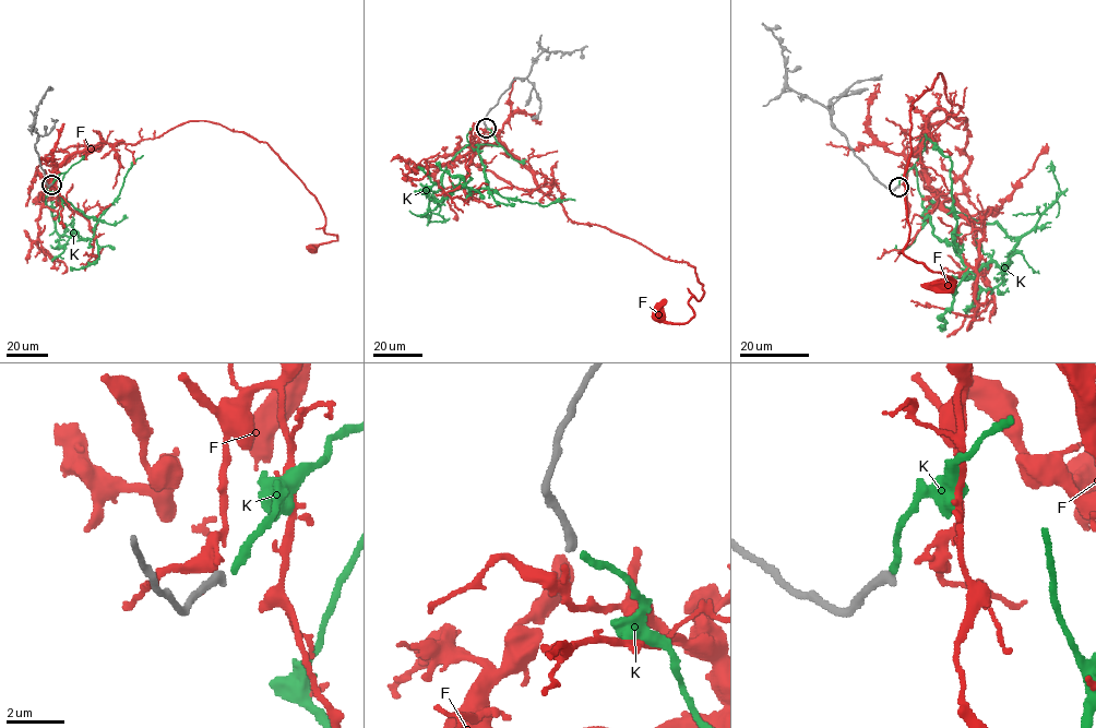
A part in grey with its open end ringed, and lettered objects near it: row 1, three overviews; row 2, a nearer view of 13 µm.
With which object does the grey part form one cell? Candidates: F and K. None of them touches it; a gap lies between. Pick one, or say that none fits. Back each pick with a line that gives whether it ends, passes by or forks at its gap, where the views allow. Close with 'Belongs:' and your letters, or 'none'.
Belongs: none

